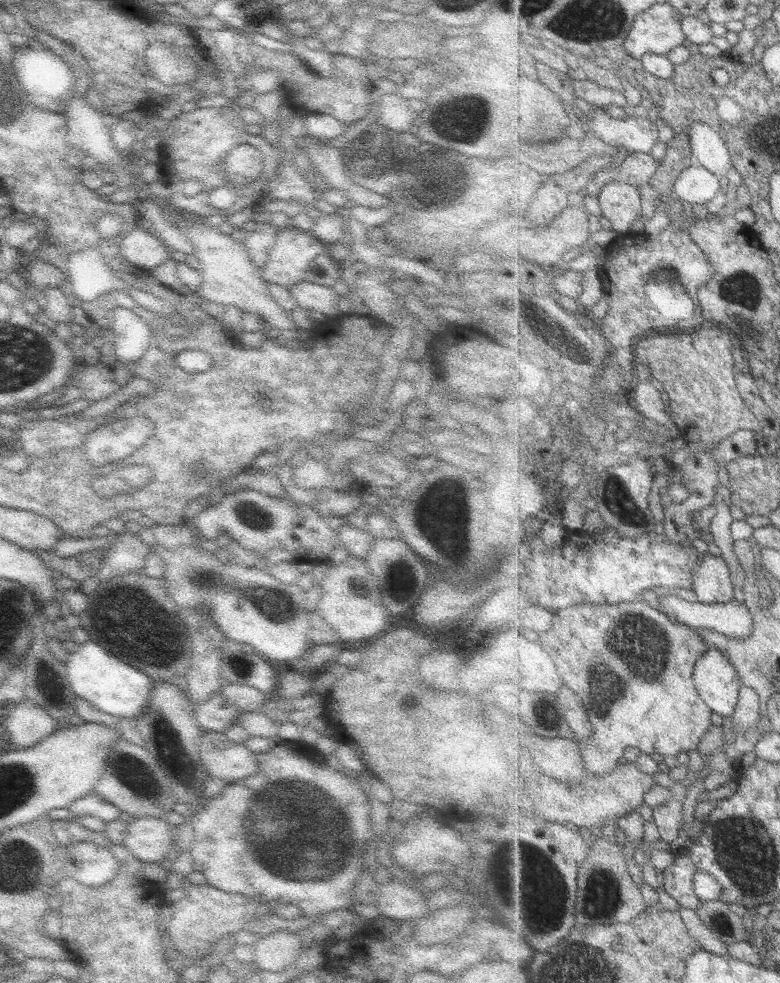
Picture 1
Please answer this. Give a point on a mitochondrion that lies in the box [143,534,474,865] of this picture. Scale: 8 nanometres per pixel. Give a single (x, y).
(269, 603)

